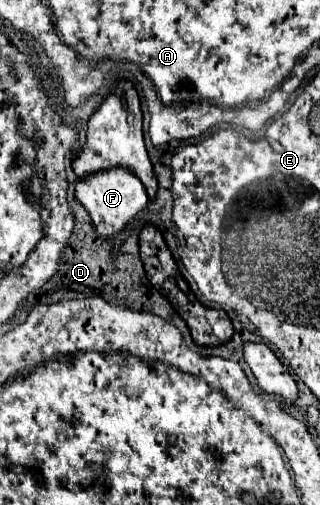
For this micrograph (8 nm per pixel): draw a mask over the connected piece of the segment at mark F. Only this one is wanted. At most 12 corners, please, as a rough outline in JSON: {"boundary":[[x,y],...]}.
{"boundary":[[124,168],[78,180],[96,236],[112,238],[148,206]]}

